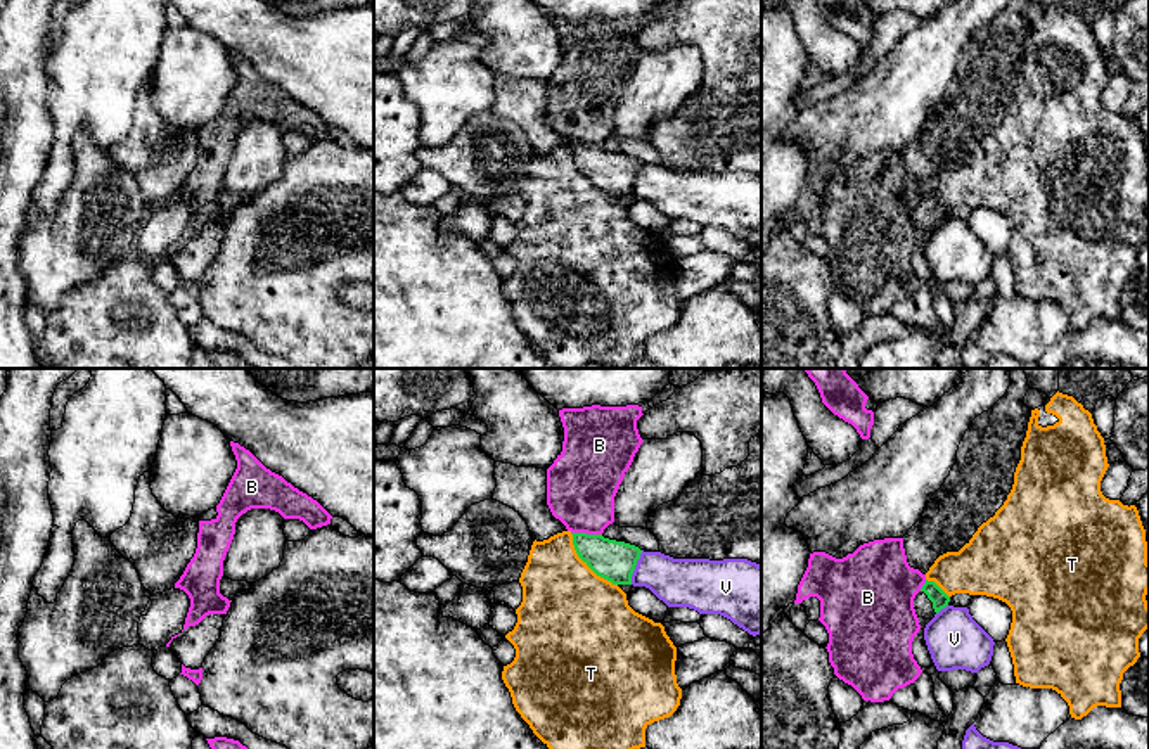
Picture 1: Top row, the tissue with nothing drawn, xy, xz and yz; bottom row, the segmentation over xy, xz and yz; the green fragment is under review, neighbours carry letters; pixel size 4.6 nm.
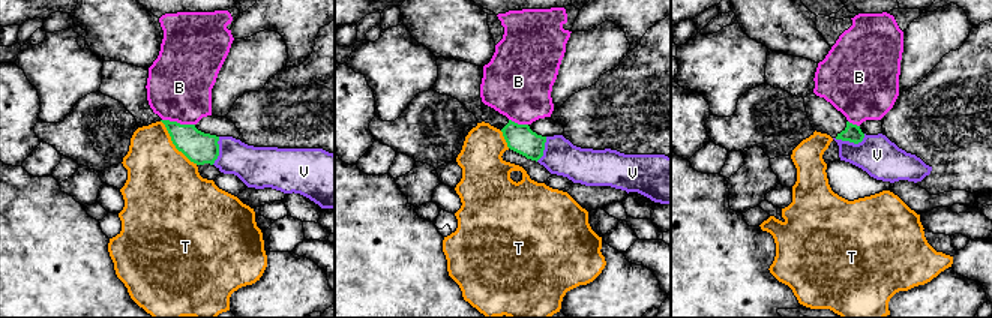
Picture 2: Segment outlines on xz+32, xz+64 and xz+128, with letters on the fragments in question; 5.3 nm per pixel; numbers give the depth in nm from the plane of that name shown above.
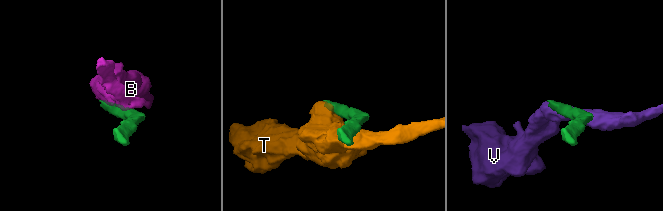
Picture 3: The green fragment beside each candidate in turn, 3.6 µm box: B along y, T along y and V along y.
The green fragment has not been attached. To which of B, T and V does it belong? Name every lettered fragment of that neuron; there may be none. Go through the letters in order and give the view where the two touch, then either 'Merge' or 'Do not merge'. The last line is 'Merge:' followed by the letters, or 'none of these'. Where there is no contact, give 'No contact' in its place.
B: Touches green in xz. Do not merge
T: Touches green in xz. Do not merge
V: Touches green in xz. Do not merge
Merge: none of these

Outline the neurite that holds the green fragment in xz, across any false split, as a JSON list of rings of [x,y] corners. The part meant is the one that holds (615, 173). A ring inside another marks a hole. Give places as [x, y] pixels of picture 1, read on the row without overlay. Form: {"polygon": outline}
{"polygon": [[[571,145],[578,170],[600,190],[613,197],[632,197],[632,187],[642,163],[635,157],[604,150],[602,147]]]}

